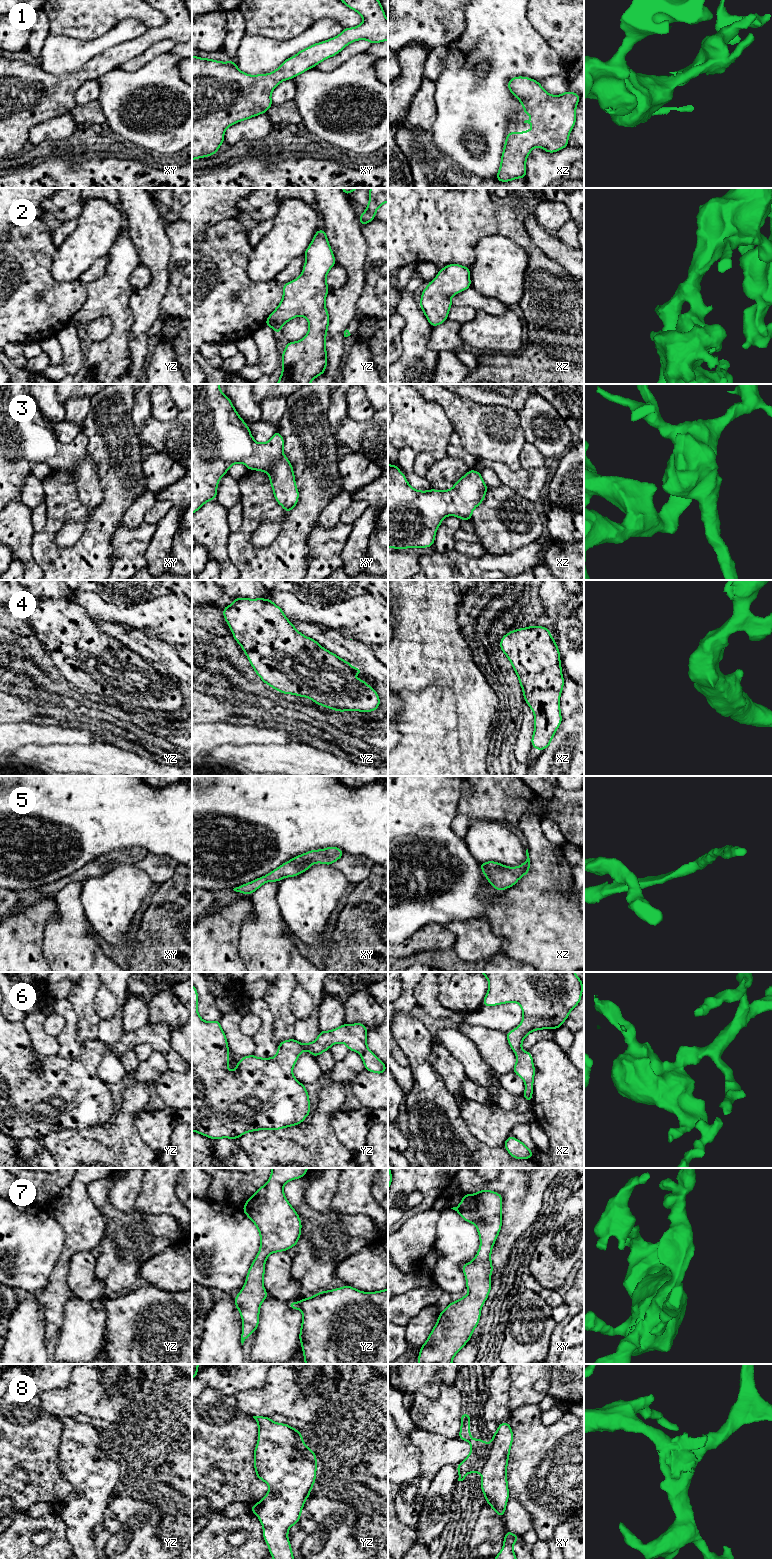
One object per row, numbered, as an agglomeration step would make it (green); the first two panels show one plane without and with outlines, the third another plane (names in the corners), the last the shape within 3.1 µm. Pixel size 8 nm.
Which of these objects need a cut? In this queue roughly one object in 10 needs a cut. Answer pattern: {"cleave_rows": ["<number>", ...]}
{"cleave_rows": []}

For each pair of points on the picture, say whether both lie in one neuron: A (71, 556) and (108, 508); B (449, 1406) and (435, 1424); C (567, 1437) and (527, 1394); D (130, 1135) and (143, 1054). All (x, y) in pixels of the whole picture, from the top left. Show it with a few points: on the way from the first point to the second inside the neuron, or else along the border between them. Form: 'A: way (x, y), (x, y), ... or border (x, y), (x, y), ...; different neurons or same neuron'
A: way (83, 545), (99, 529), (99, 522), (101, 520); same neuron
B: way (445, 1410), (435, 1420); same neuron
C: border (536, 1403), (521, 1405), (513, 1410); different neurons
D: border (153, 1051), (146, 1059), (140, 1062); different neurons

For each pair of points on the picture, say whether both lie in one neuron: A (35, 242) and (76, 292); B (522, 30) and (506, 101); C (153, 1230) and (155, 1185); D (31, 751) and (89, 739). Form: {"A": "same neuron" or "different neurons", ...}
{"A": "same neuron", "B": "same neuron", "C": "different neurons", "D": "different neurons"}

